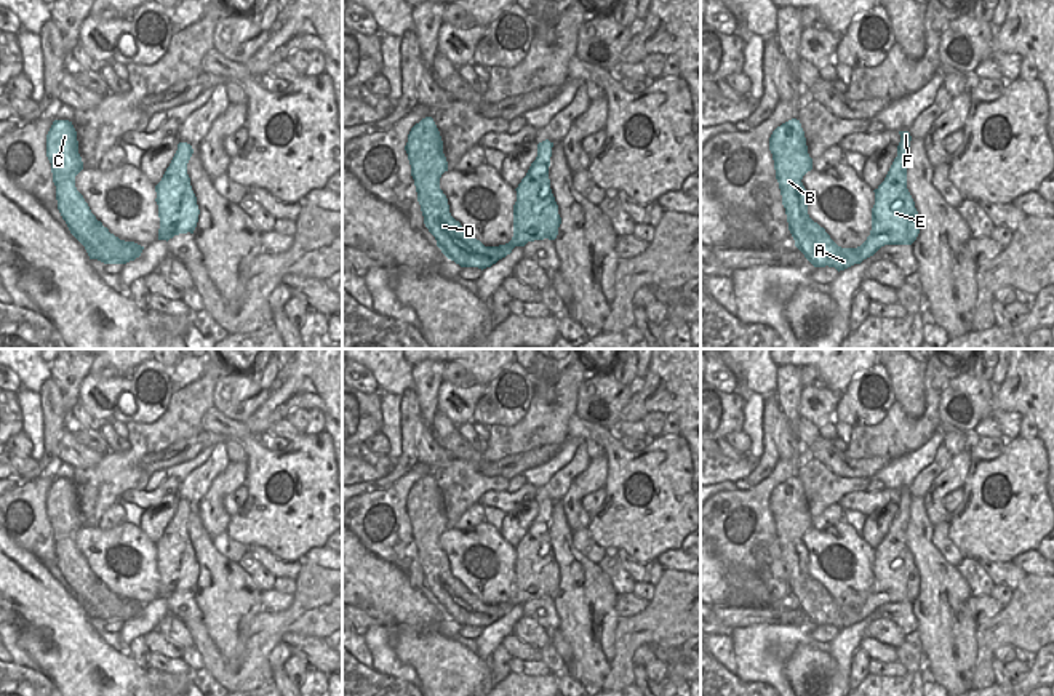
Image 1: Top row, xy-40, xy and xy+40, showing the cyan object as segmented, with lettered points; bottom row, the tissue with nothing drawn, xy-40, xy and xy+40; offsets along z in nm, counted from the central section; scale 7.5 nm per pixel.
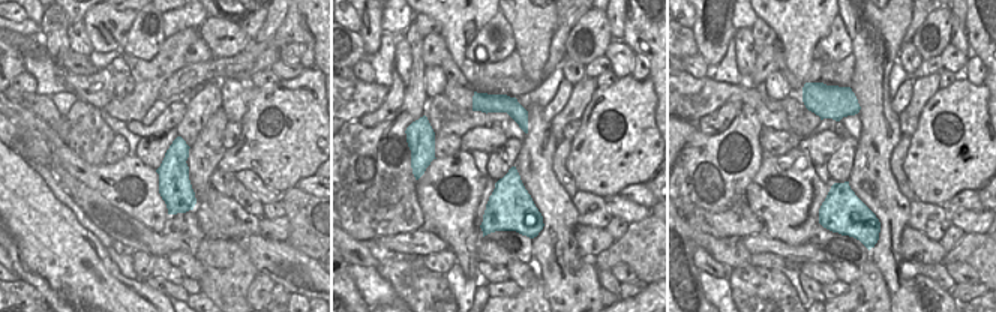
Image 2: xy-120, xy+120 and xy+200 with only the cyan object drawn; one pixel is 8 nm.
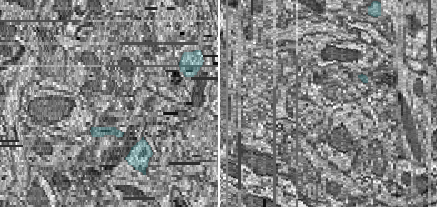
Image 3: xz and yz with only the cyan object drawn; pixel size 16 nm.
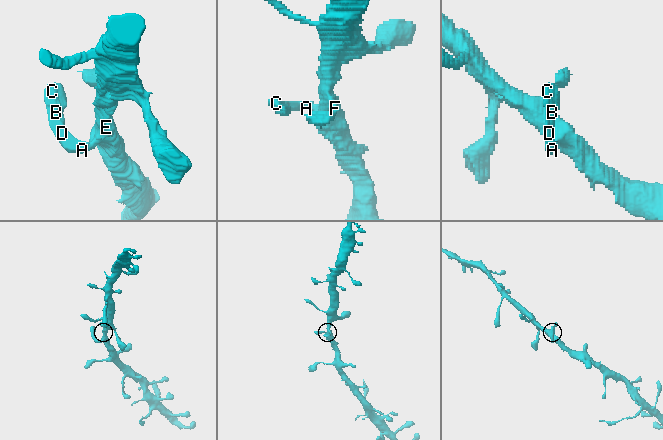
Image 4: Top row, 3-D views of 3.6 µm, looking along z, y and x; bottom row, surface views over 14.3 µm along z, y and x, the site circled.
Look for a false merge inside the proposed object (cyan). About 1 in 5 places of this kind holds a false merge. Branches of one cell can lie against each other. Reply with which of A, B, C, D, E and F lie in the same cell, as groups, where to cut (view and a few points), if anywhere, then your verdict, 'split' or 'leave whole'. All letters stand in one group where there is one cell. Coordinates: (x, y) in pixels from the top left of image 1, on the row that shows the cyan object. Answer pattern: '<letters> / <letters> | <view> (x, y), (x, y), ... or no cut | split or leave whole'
A B C D E F | no cut | leave whole

